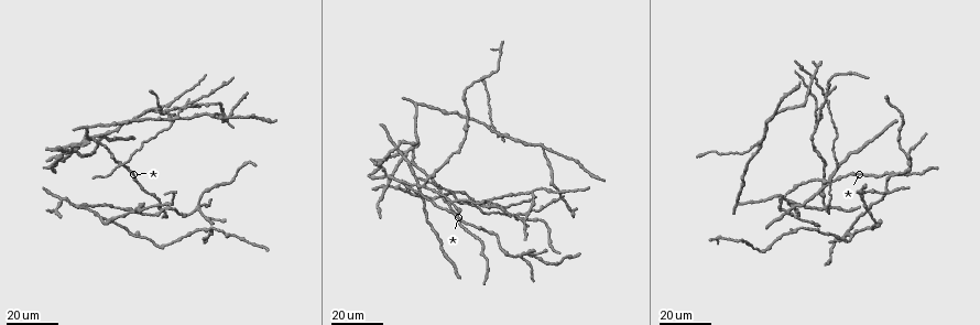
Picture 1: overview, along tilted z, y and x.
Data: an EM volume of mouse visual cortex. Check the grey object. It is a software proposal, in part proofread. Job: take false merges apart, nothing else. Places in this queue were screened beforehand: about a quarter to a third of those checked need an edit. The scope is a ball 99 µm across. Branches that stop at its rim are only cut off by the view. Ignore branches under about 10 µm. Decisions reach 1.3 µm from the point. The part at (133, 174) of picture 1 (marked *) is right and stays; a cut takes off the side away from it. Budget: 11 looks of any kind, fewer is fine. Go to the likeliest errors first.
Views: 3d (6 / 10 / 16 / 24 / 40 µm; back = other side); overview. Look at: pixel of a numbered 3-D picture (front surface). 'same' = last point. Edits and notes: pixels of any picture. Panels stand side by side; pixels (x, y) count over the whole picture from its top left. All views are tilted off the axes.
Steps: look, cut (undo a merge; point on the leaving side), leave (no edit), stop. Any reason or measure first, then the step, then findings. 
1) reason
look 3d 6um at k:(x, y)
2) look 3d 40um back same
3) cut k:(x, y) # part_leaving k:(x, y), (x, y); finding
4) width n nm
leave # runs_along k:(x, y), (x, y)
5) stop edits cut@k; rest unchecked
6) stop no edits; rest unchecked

a fork
look 3d 16um at 1:(816, 121)

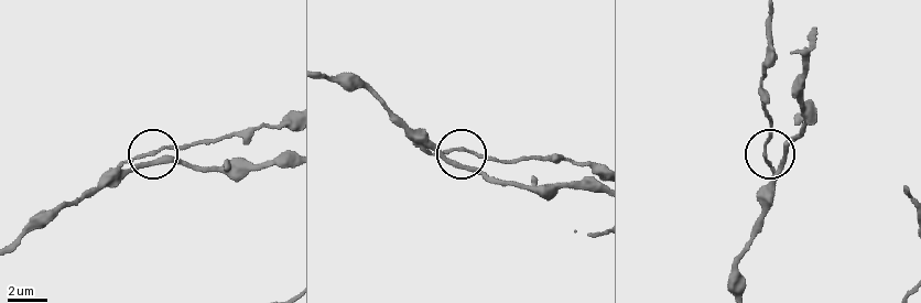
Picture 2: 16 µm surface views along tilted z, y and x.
zoom in
look 3d 6um at 2:(137, 164)

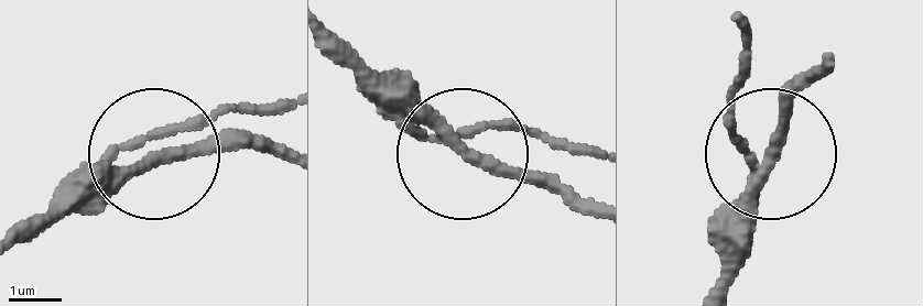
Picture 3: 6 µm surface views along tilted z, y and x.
cut 3:(174, 130) # part_leaving 3:(758, 199), (727, 99), (749, 24); a second cell is stuck on

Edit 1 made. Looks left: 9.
look overview

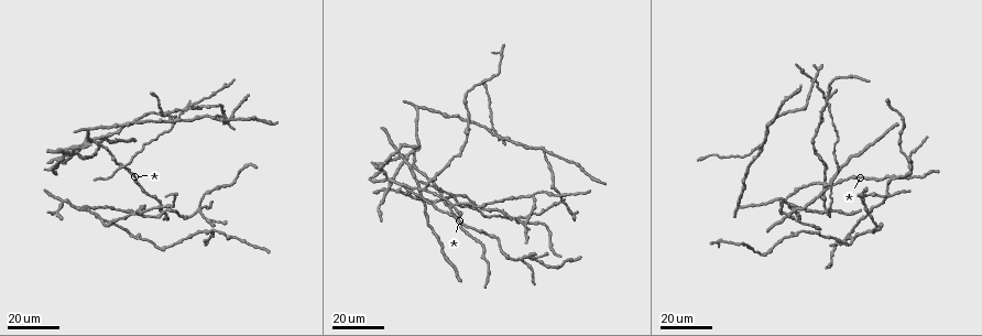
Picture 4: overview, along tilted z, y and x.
four or more arms meet
look 3d 16um at 4:(170, 120)

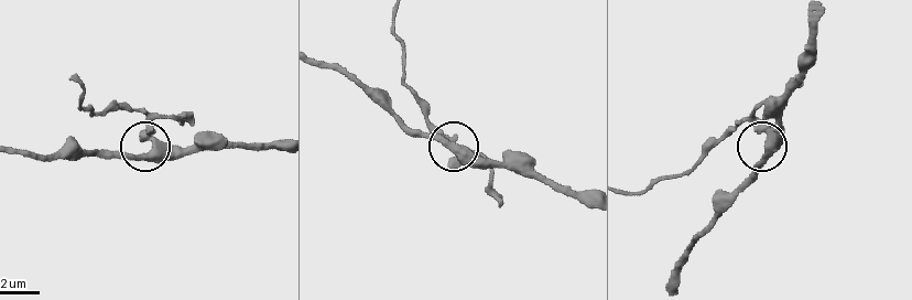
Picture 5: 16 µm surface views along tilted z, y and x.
look 3d 10um at 5:(157, 143)

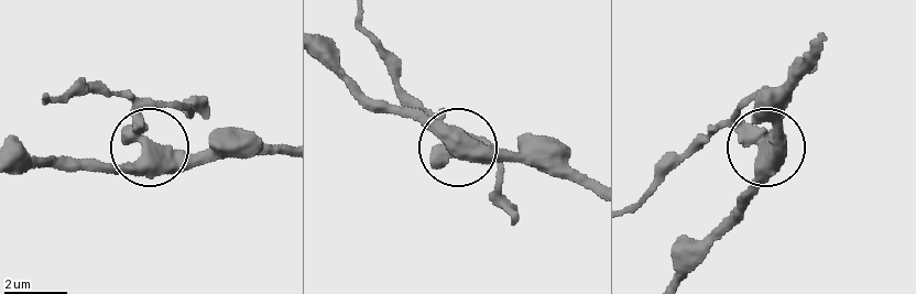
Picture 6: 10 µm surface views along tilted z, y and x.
arms 4
cut 6:(177, 108) # a second cell is stuck on

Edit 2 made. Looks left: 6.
three-way junction
look 3d 24um at 4:(388, 192)

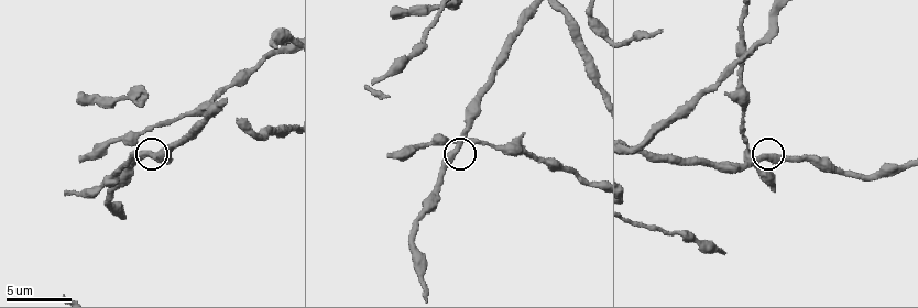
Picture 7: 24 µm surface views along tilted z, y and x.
look 3d 6um at 7:(141, 154)

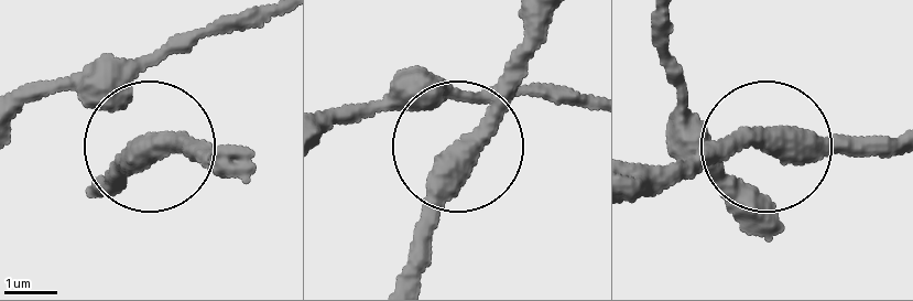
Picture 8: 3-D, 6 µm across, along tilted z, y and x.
leave # runs_along 8:(552, 10), (411, 250); all the same cell

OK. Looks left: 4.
look 3d 24um at 4:(81, 210)

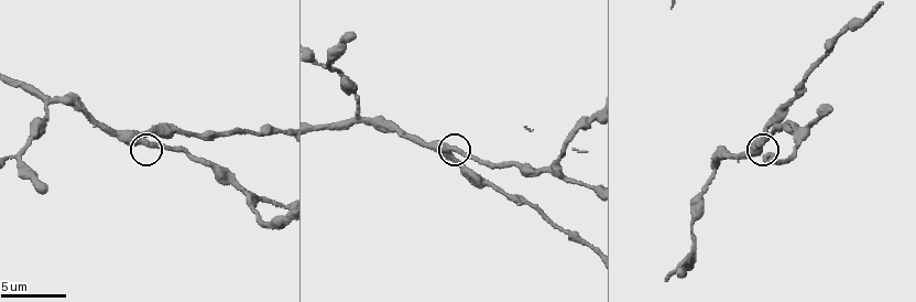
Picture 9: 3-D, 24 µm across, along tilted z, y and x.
look 3d 6um at 9:(140, 140)

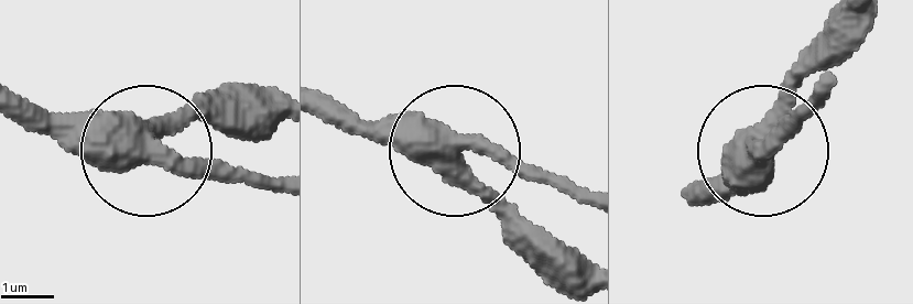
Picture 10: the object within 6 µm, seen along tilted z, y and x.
width 400 nm
leave # runs_along 10:(587, 286), (452, 160), (337, 120); all the same cell

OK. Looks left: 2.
stop edits cut@3, cut@6; rest unchecked

